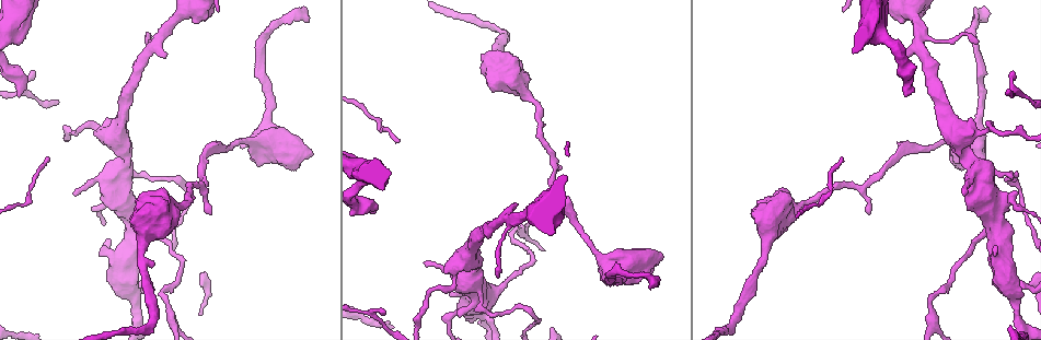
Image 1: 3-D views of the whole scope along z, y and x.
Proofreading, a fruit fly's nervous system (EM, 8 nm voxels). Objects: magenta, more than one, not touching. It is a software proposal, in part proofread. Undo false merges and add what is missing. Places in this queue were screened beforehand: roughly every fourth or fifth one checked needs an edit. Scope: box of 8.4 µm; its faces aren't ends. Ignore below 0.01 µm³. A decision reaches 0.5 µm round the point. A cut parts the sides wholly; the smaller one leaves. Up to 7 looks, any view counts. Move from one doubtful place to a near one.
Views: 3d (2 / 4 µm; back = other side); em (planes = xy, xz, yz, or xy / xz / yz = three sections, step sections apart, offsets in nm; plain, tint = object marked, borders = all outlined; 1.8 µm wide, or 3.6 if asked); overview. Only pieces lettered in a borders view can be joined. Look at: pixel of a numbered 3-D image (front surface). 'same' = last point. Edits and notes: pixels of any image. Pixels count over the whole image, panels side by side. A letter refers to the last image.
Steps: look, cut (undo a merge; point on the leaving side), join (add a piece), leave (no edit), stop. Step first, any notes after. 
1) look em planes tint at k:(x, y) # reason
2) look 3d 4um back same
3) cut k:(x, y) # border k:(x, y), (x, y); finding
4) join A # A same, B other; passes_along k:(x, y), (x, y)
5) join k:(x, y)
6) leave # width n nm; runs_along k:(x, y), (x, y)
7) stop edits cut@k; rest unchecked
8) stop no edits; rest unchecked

look 3d 2um at 1:(904, 96) # free end

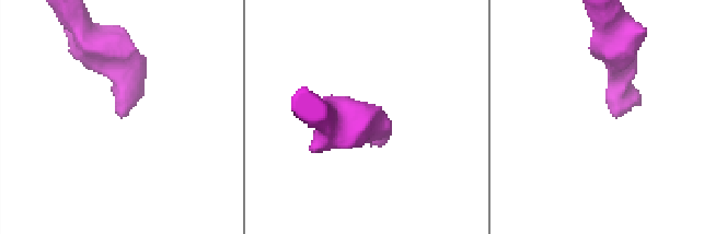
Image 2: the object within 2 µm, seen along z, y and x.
look em planes borders at 2:(120, 114)

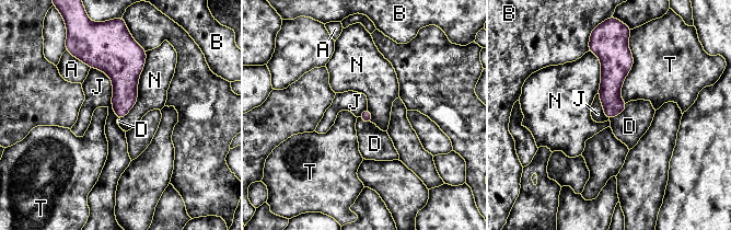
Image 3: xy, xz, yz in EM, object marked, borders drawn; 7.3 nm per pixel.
join D # A other, B other, D same, J other, N other, T other; passes_along 3:(612, 80), (619, 113), (629, 126); the cell continues

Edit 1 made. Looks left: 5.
look em 3.6um xz step 8 borders at 1:(876, 15) # a fork

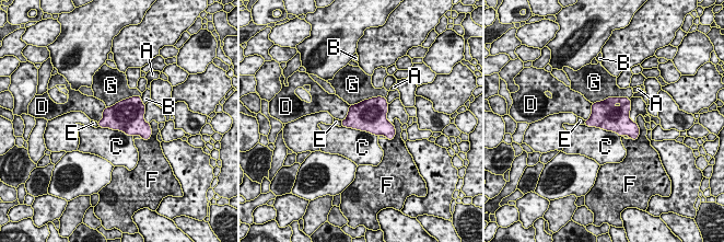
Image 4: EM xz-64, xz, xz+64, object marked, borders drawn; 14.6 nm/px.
leave # A other, B other, C other, D other, E other, F other, G other; one cell here

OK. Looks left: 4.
look 3d 4um back at 1:(142, 227) # sudden change in width

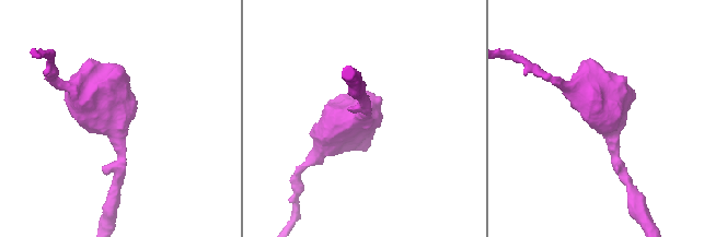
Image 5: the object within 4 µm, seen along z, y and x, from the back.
look em 3.6um planes borders at 5:(118, 115)

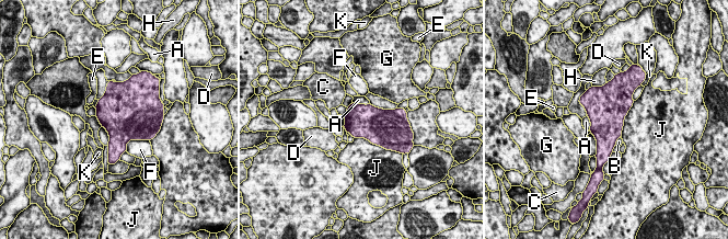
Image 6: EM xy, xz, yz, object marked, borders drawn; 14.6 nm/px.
leave # A other, B other, C other, D other, E other, F other, G other, H other, J other, K other; border 6:(344, 127), (347, 132); one cell here

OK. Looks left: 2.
stop edits join@3; rest unchecked

